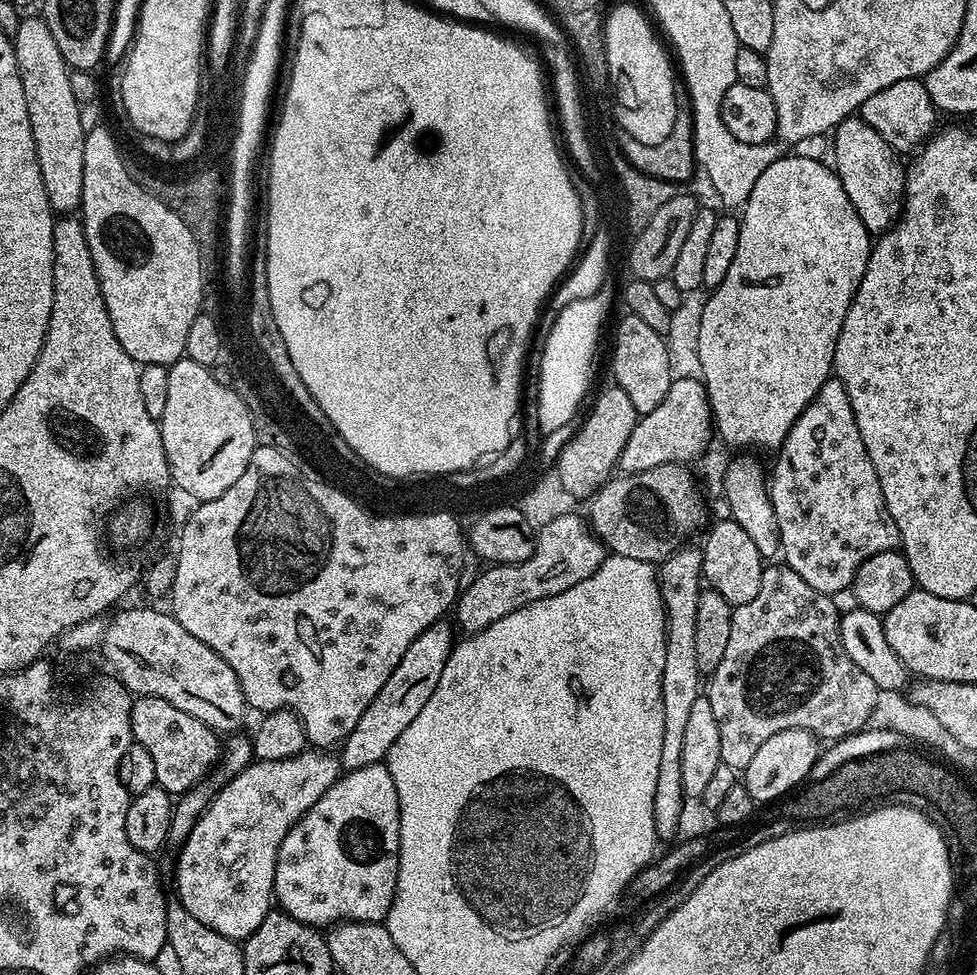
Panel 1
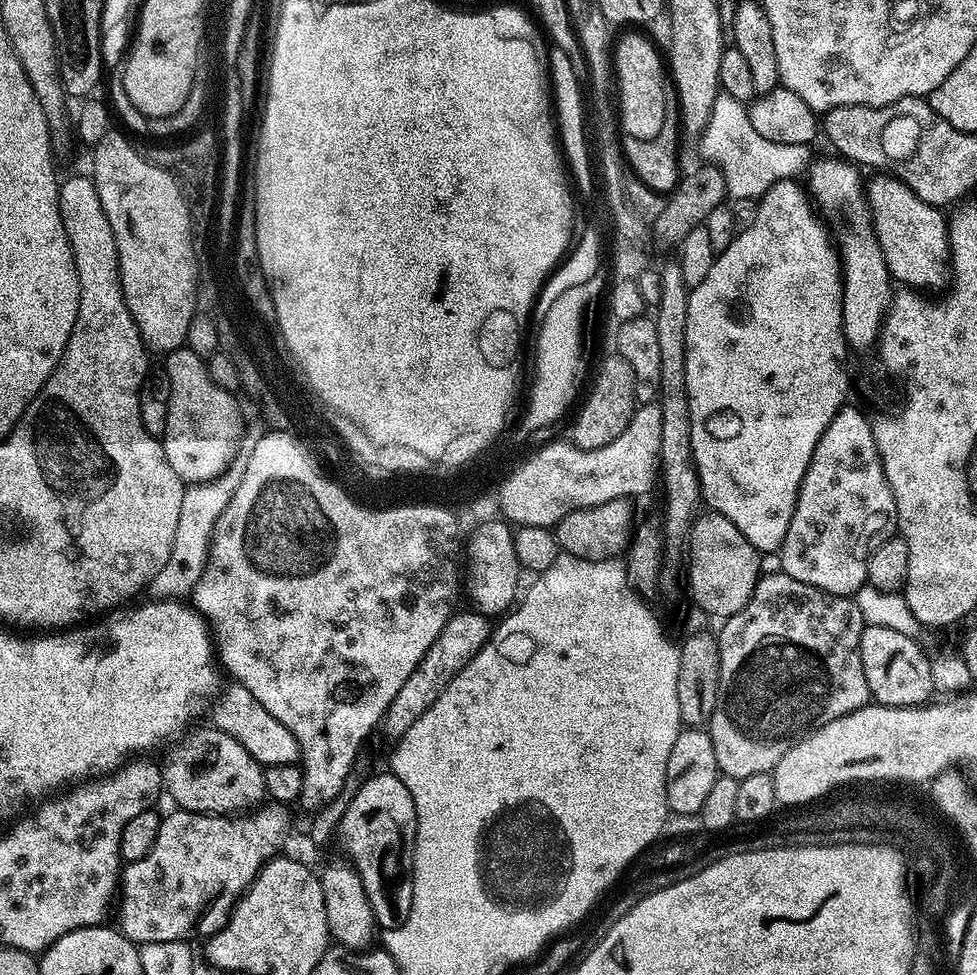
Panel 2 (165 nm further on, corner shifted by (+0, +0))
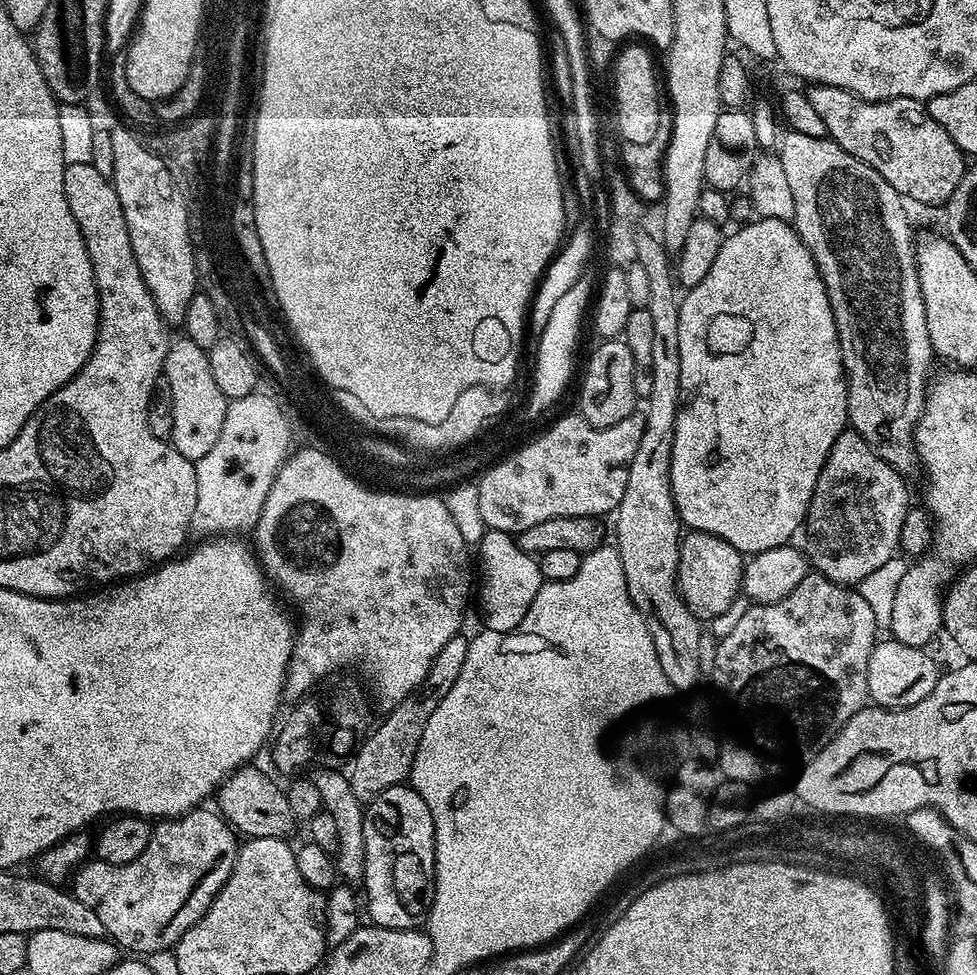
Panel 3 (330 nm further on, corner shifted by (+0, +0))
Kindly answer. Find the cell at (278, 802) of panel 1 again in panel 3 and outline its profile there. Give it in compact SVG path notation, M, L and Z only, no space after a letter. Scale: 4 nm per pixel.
M201 806L185 816L161 819L144 853L126 866L110 866L92 858L75 869L72 895L102 918L105 933L121 949L129 948L132 954L175 949L182 934L206 915L212 899L230 878L238 851L237 833L223 816L206 809Z

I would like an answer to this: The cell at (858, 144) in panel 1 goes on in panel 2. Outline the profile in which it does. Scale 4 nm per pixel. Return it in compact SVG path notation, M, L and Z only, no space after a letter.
M876 174L876 176L871 181L870 179L866 184L866 197L868 200L868 210L872 215L872 225L874 226L874 234L878 238L878 246L882 246L882 254L886 258L886 266L888 267L889 273L893 281L900 282L902 280L903 285L912 288L923 288L922 286L936 286L943 282L945 283L946 277L950 272L950 253L948 250L948 226L946 223L946 216L939 207L922 202L922 198L918 198L918 194L914 194L914 190L910 190L910 186L906 186L902 183L897 176L891 174Z

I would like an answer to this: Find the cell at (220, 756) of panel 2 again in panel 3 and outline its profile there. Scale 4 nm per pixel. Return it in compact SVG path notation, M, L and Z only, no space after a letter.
M241 766L216 789L214 793L215 807L219 815L244 838L278 838L291 837L292 827L298 824L295 814L290 810L288 793L279 788L270 777L256 766Z

